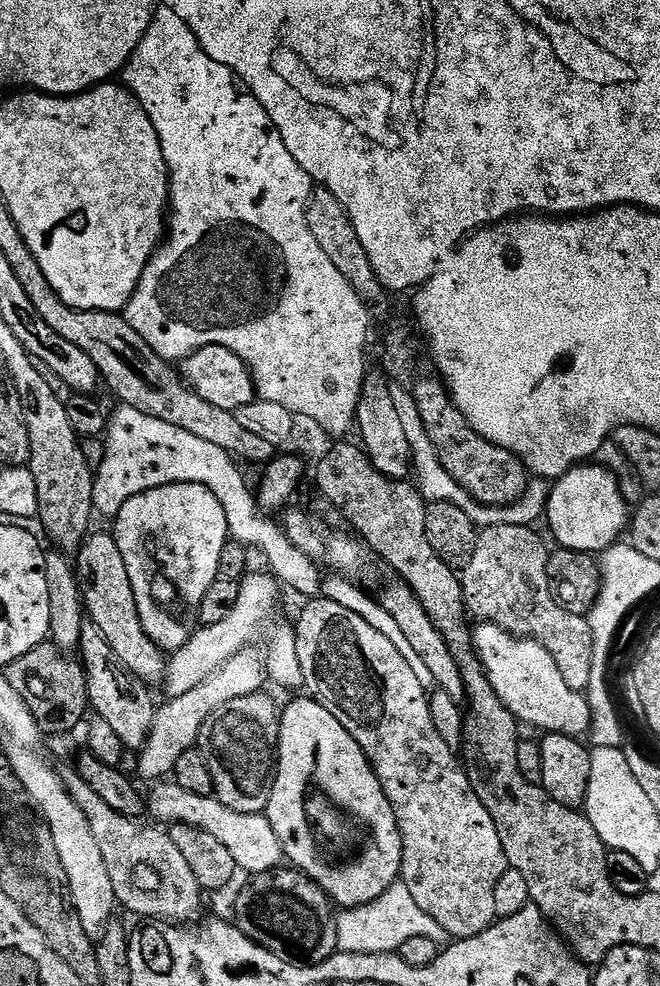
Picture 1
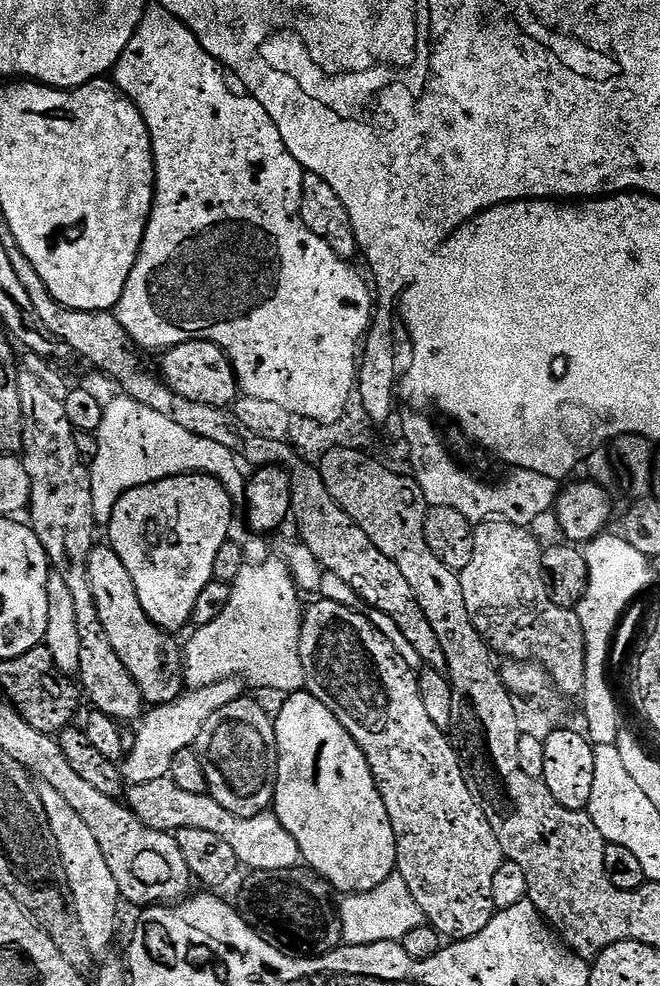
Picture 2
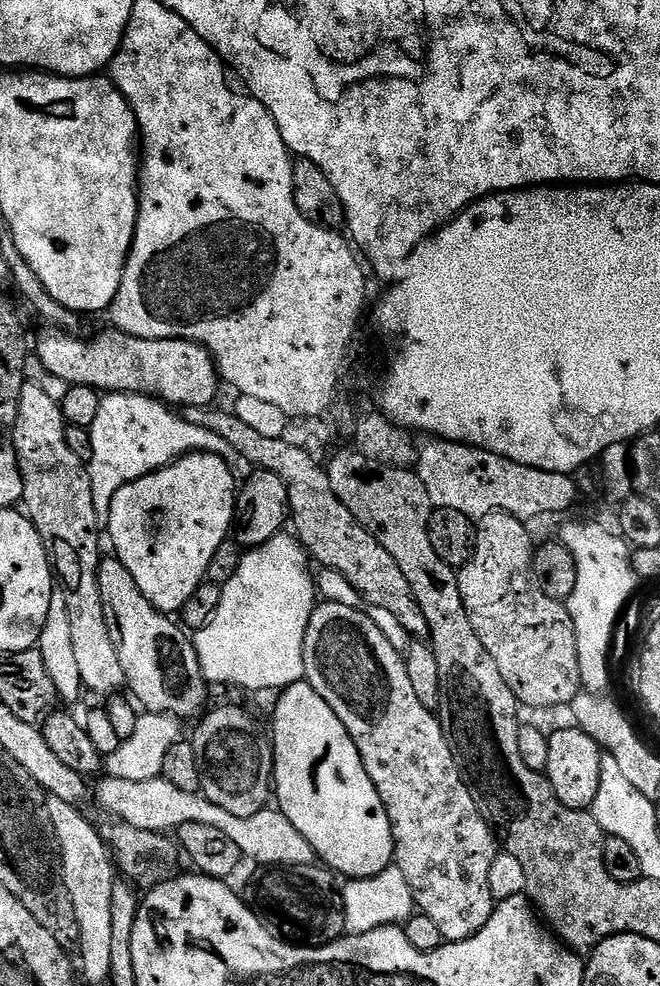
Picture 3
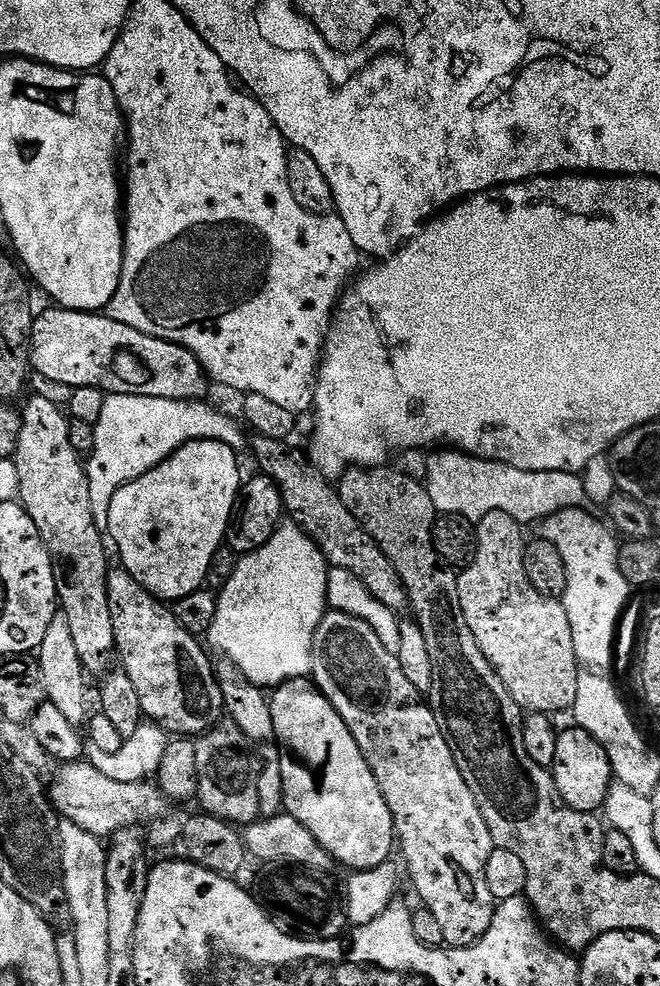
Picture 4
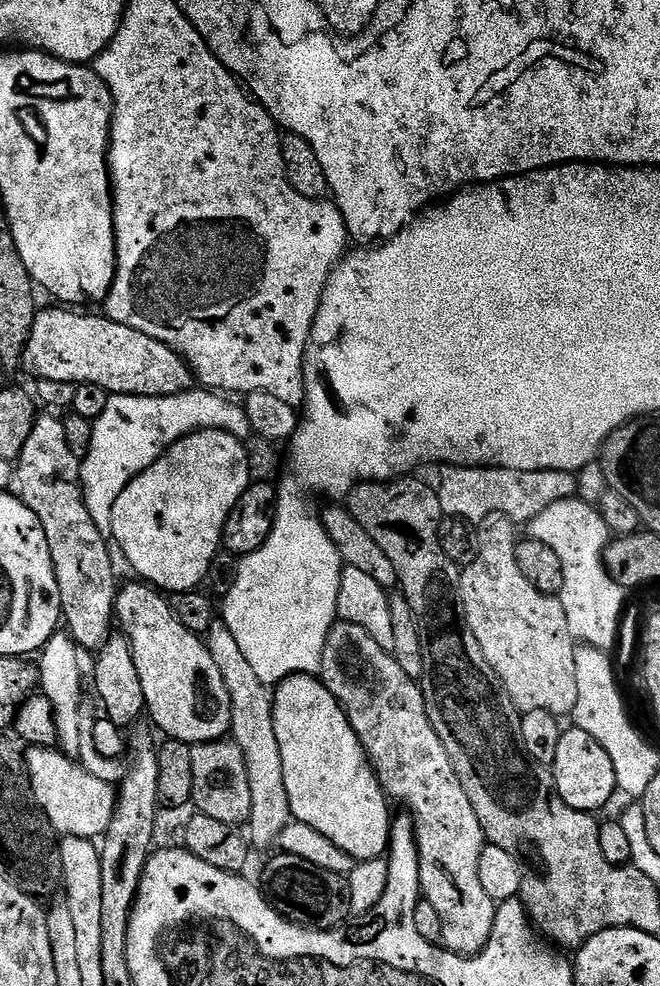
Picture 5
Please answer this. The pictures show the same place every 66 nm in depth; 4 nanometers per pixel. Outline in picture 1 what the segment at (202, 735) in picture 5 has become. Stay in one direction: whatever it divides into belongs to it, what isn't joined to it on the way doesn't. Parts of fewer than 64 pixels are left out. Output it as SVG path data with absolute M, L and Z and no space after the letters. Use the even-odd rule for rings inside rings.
M111 531L96 532L85 539L74 556L76 579L83 589L82 599L86 609L87 619L98 630L102 630L106 642L110 642L110 650L118 654L118 658L129 668L139 680L149 686L159 685L163 681L164 673L168 670L168 660L164 649L157 647L152 639L142 630L142 618L138 618L138 602L134 602L134 594L130 586L130 573L126 571L126 562L122 558L122 550L118 550L118 542Z

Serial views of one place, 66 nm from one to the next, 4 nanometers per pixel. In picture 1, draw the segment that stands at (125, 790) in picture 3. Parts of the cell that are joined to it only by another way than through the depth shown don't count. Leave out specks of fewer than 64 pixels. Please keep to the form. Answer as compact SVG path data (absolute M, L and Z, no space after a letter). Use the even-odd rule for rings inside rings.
M160 782L153 788L156 789L146 796L146 812L149 817L153 816L153 821L164 826L185 824L214 834L214 838L218 838L218 842L230 850L241 873L255 874L281 867L285 859L284 847L282 842L278 842L278 834L274 834L274 826L270 826L267 815L258 812L242 814L238 810L230 810L230 806L217 800L215 795L190 794L190 790L182 790L182 786L174 782Z

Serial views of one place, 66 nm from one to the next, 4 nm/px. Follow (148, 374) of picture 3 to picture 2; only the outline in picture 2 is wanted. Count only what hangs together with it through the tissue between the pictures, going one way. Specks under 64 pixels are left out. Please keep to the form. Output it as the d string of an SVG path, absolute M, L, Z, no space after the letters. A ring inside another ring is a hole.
M187 340L163 353L158 375L174 394L190 398L190 402L202 402L215 408L226 408L236 403L238 385L236 372L228 361L228 355L209 340Z

